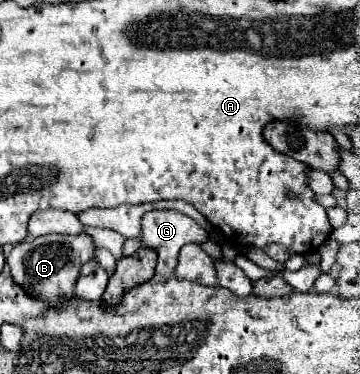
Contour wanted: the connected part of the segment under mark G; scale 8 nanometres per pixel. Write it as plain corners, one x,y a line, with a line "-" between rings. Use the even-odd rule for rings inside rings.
150,211
142,217
142,243
158,253
156,277
172,277
178,253
186,243
208,241
208,231
178,211

